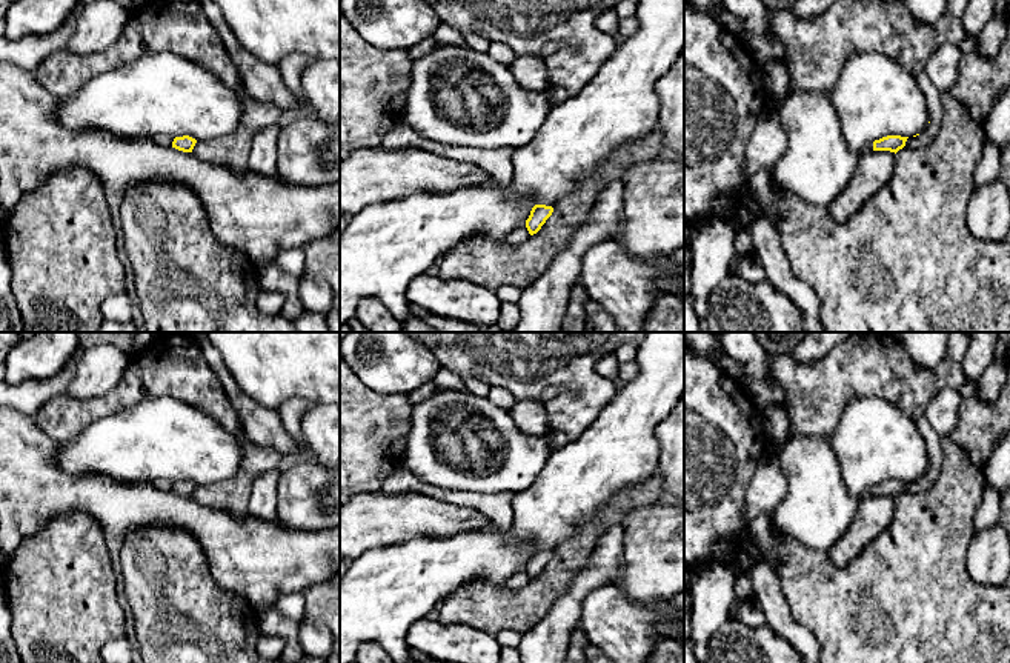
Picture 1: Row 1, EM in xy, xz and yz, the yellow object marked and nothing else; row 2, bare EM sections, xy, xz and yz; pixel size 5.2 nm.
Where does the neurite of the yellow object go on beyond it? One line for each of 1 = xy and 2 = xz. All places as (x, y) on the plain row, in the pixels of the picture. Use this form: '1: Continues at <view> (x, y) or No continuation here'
1: No continuation here
2: No continuation here

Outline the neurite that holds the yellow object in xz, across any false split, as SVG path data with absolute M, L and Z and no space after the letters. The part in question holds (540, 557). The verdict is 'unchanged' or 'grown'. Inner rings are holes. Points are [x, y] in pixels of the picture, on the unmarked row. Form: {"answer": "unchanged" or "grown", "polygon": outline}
{"answer": "unchanged", "polygon": "M535 549L526 565L526 572L530 580L537 578L546 565L552 560L553 552L546 549Z"}

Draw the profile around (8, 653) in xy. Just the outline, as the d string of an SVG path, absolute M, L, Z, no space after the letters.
M0 586L0 663L22 663L12 640L12 615Z

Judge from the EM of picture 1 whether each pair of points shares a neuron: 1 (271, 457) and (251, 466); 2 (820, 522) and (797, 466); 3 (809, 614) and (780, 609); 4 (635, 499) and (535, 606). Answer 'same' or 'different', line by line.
1: same
2: same
3: different
4: same

